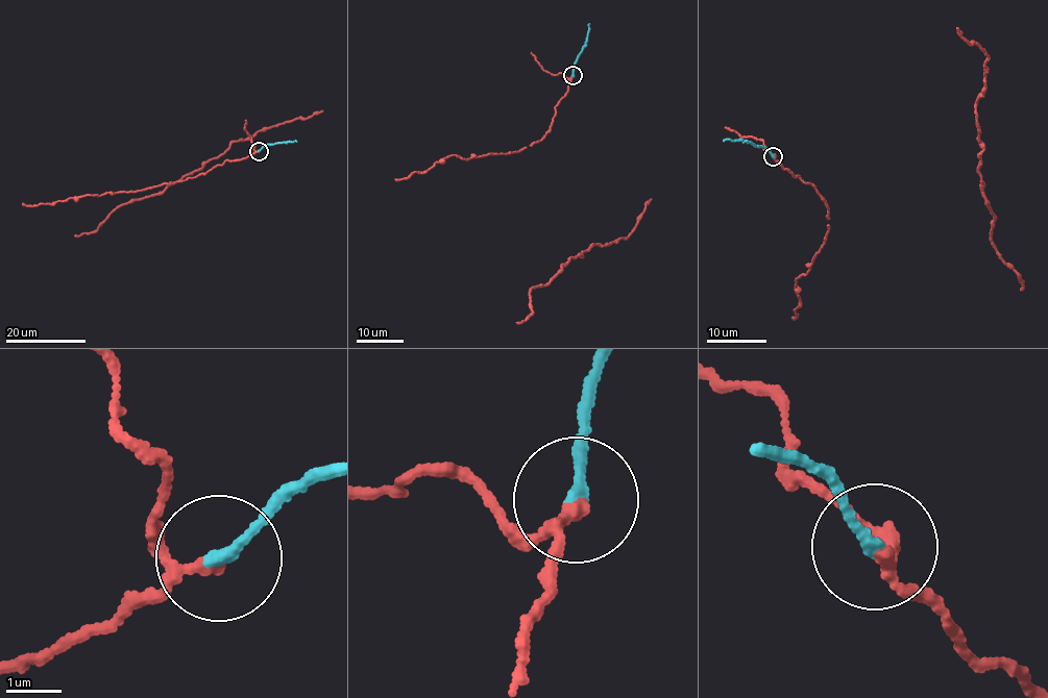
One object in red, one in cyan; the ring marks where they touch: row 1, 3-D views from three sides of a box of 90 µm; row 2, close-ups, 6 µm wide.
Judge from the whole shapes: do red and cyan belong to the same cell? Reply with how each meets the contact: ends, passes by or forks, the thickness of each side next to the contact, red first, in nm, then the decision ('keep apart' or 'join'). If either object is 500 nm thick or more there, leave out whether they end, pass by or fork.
red passes by | cyan ends | 180/220 nm | join

